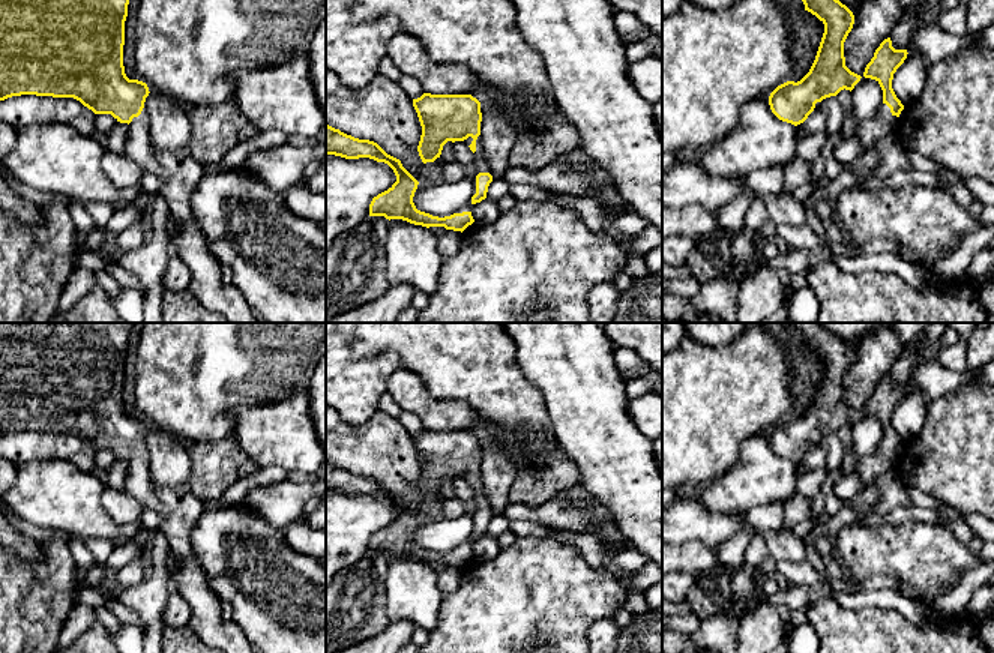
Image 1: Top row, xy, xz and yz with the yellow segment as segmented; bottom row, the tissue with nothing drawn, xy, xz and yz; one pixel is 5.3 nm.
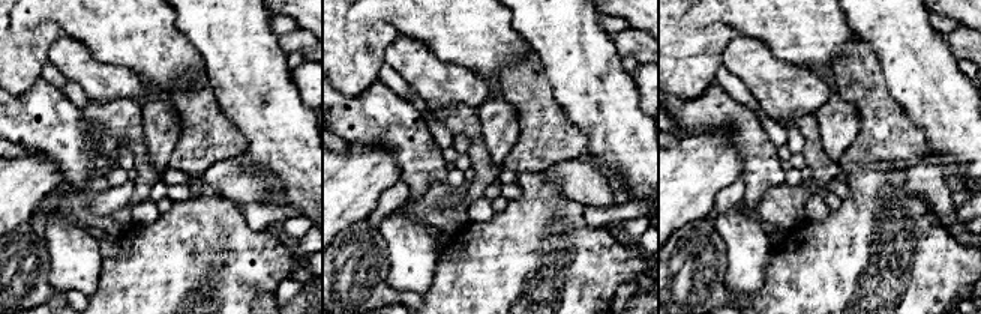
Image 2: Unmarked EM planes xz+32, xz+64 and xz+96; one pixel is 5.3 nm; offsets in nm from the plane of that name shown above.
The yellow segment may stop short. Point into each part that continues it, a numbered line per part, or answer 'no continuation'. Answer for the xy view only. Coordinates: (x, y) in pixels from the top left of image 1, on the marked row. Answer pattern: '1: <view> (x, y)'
1: xy (177, 173)

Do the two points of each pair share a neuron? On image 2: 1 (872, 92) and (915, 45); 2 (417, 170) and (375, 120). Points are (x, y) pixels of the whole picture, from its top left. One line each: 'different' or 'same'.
1: different
2: same

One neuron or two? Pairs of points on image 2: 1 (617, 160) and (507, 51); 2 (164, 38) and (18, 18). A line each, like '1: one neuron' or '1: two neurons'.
1: one neuron
2: one neuron

